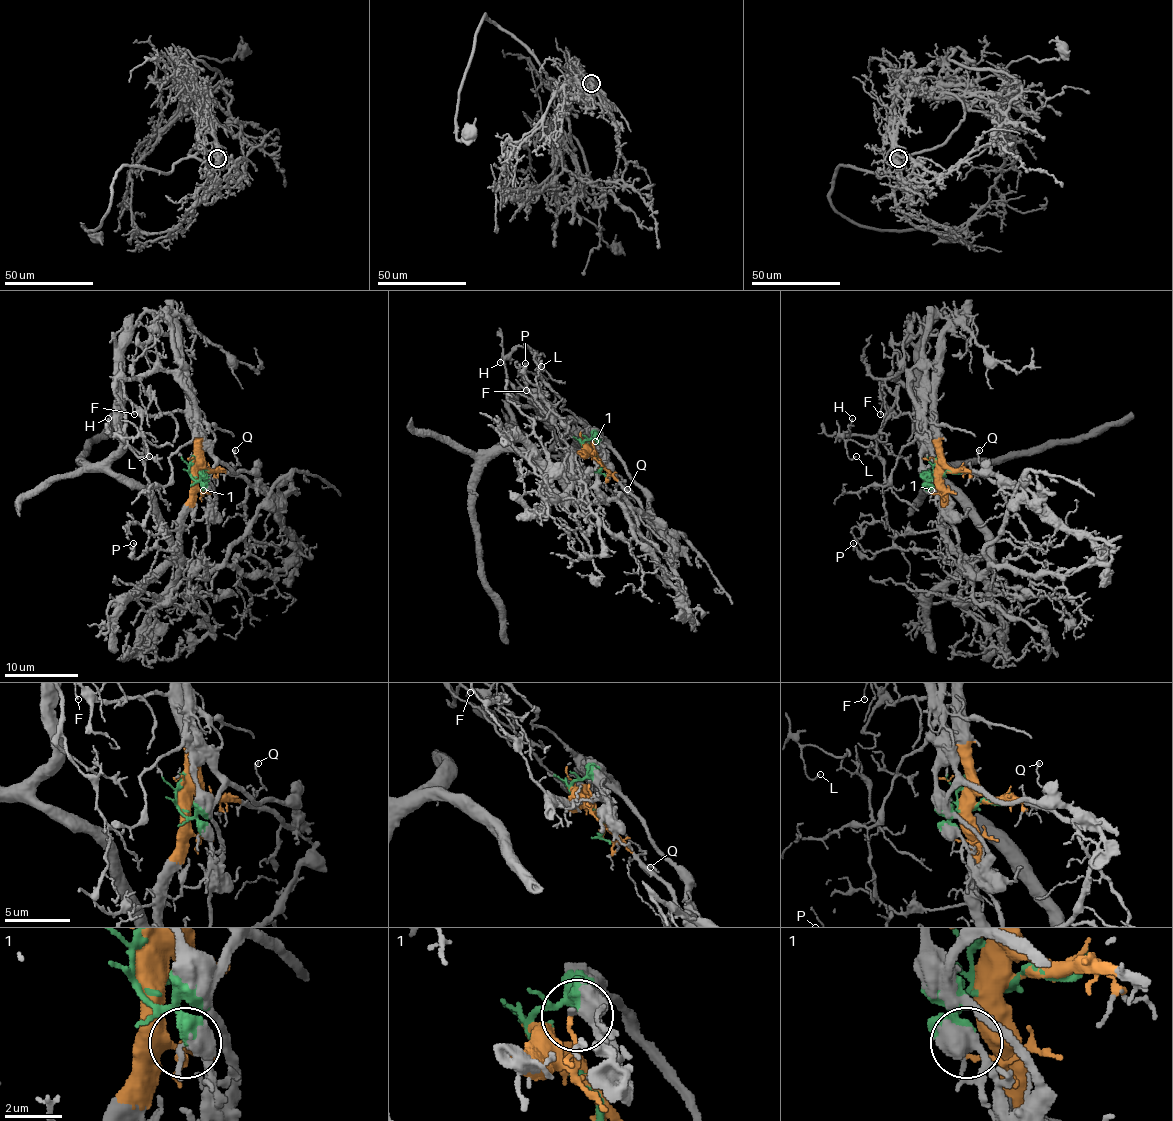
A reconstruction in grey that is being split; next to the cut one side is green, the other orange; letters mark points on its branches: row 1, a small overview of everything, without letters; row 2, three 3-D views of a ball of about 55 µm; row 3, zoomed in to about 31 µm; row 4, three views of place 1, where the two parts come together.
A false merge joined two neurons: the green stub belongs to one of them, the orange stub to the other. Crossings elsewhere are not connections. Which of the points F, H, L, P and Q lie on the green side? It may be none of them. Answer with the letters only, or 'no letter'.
H, L, P

